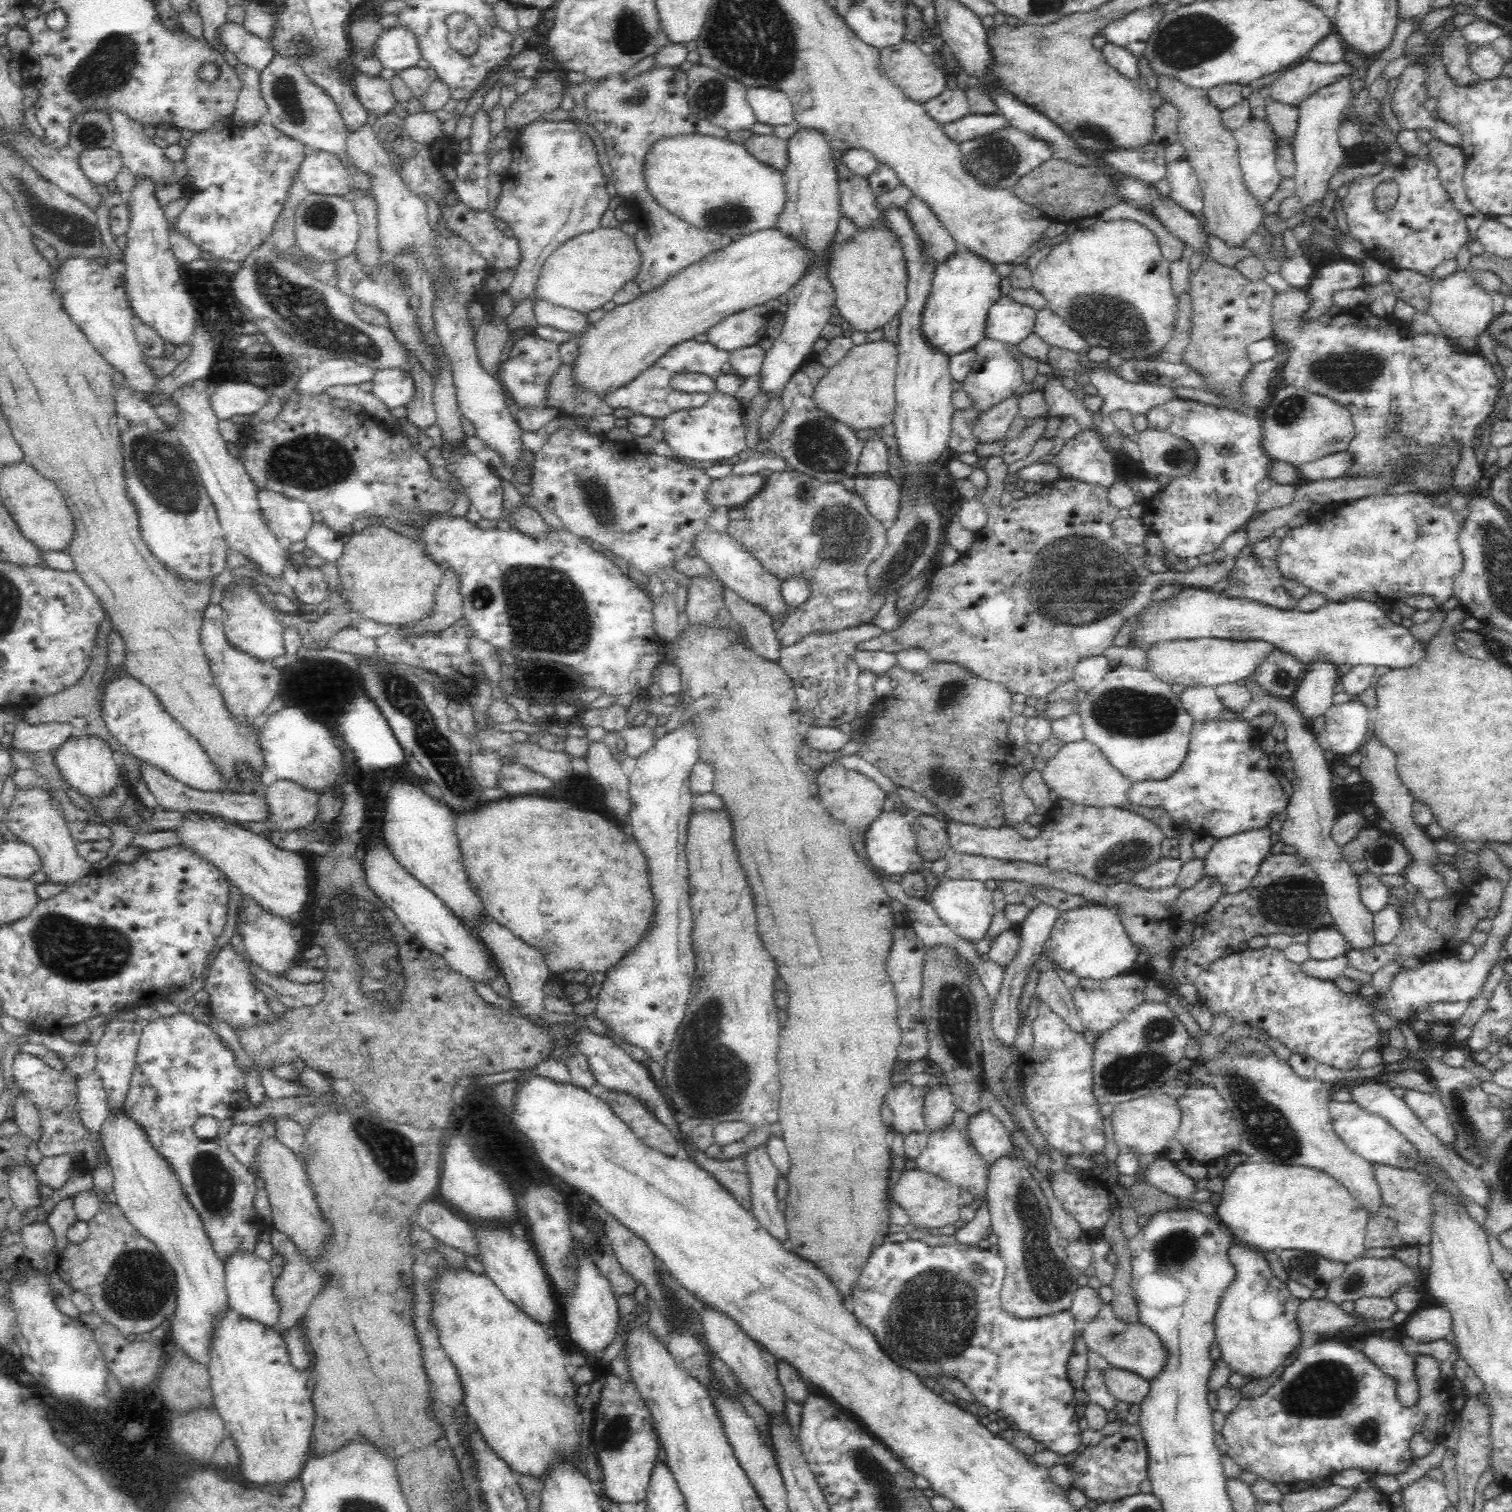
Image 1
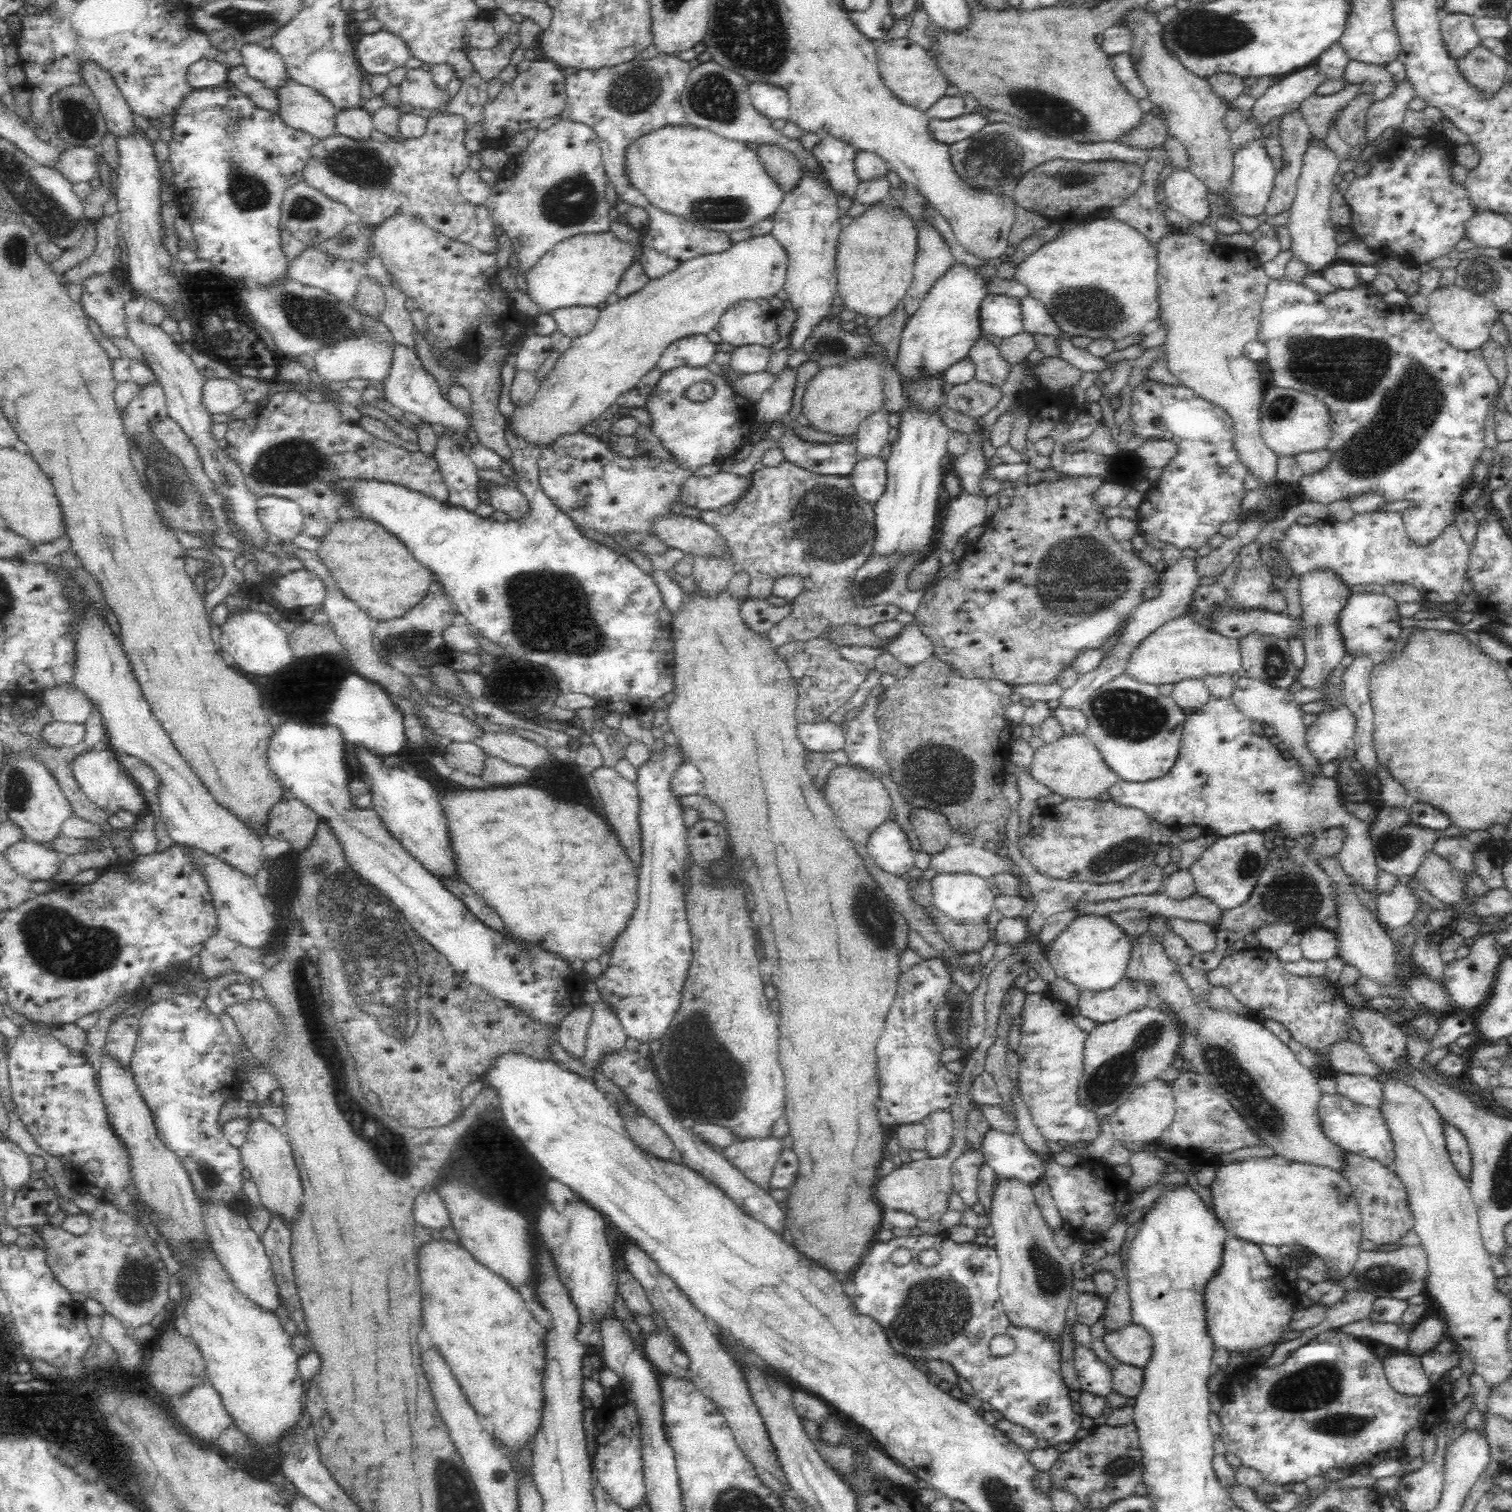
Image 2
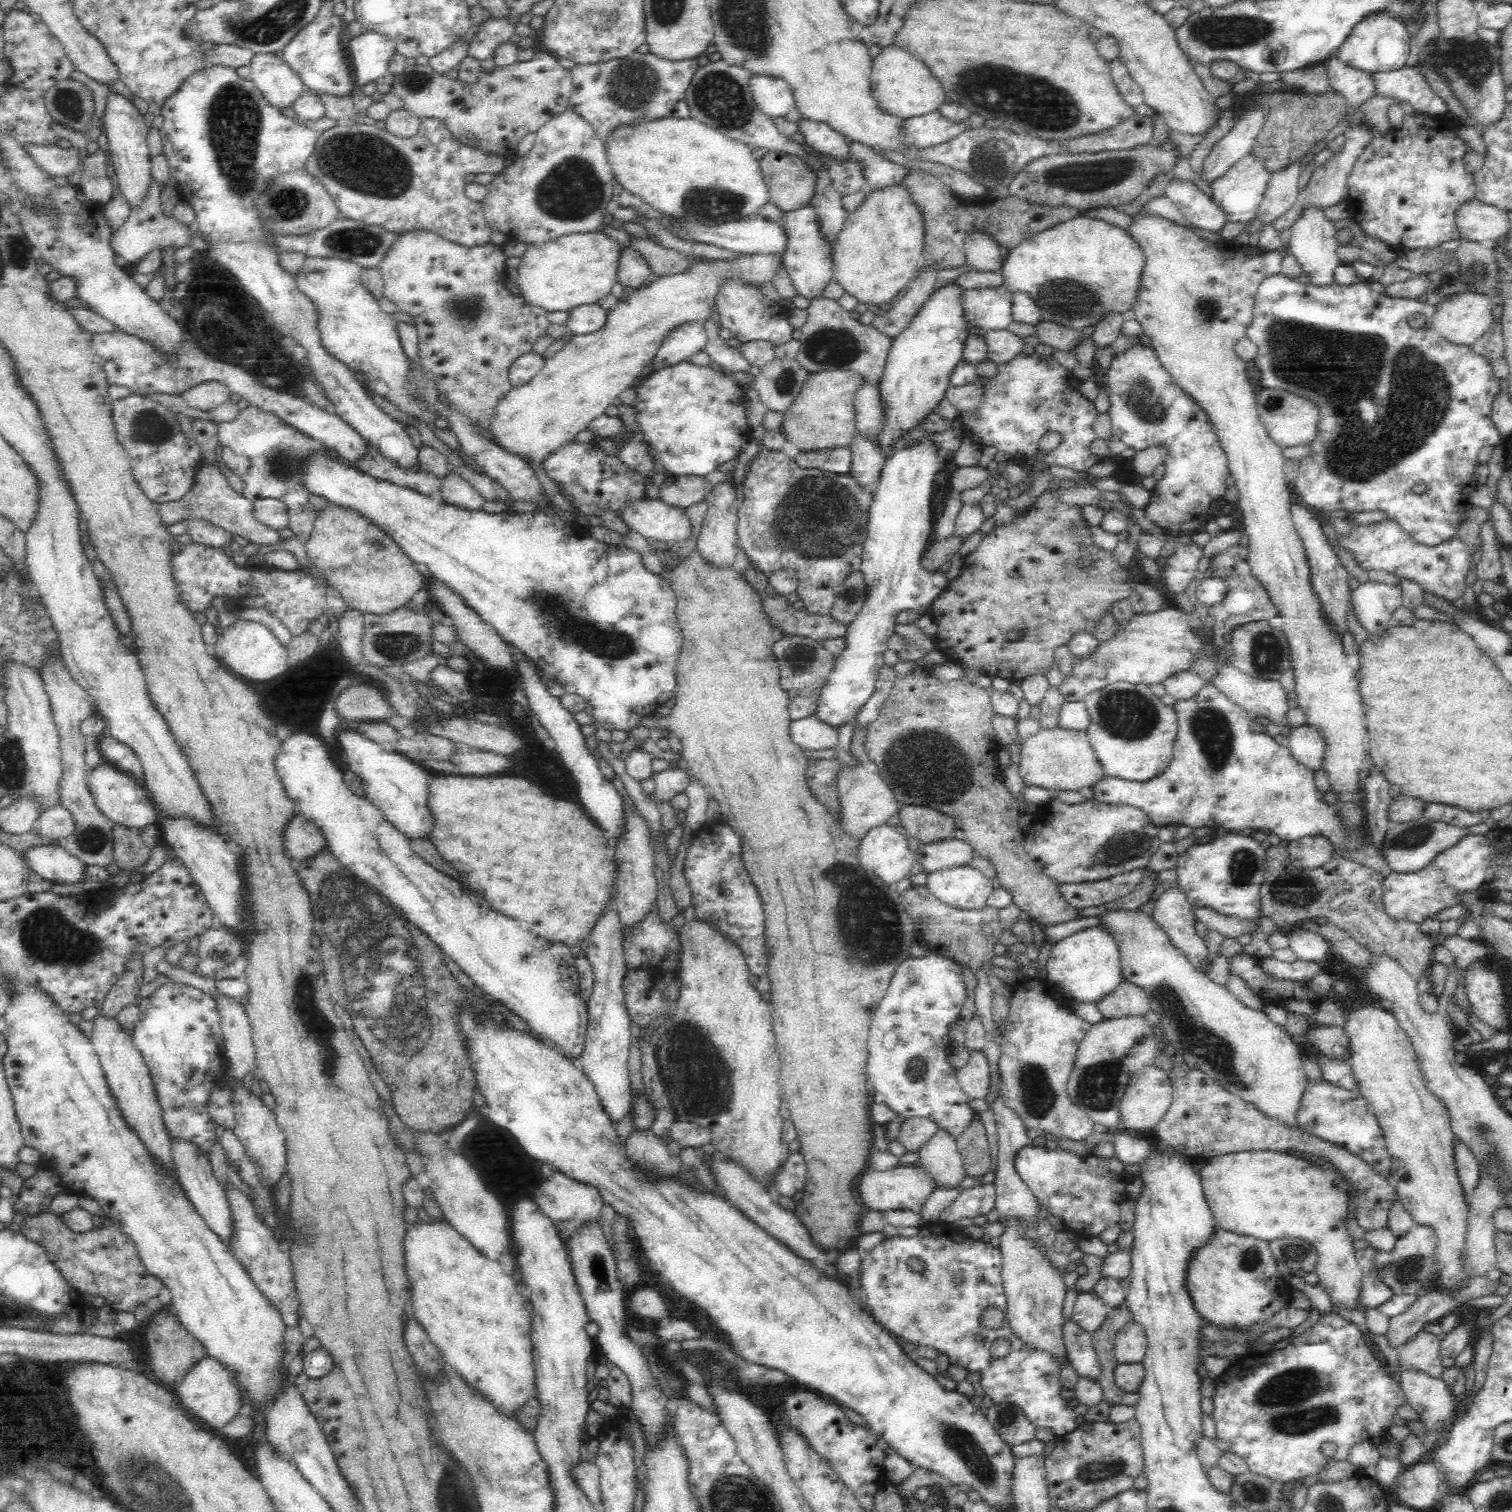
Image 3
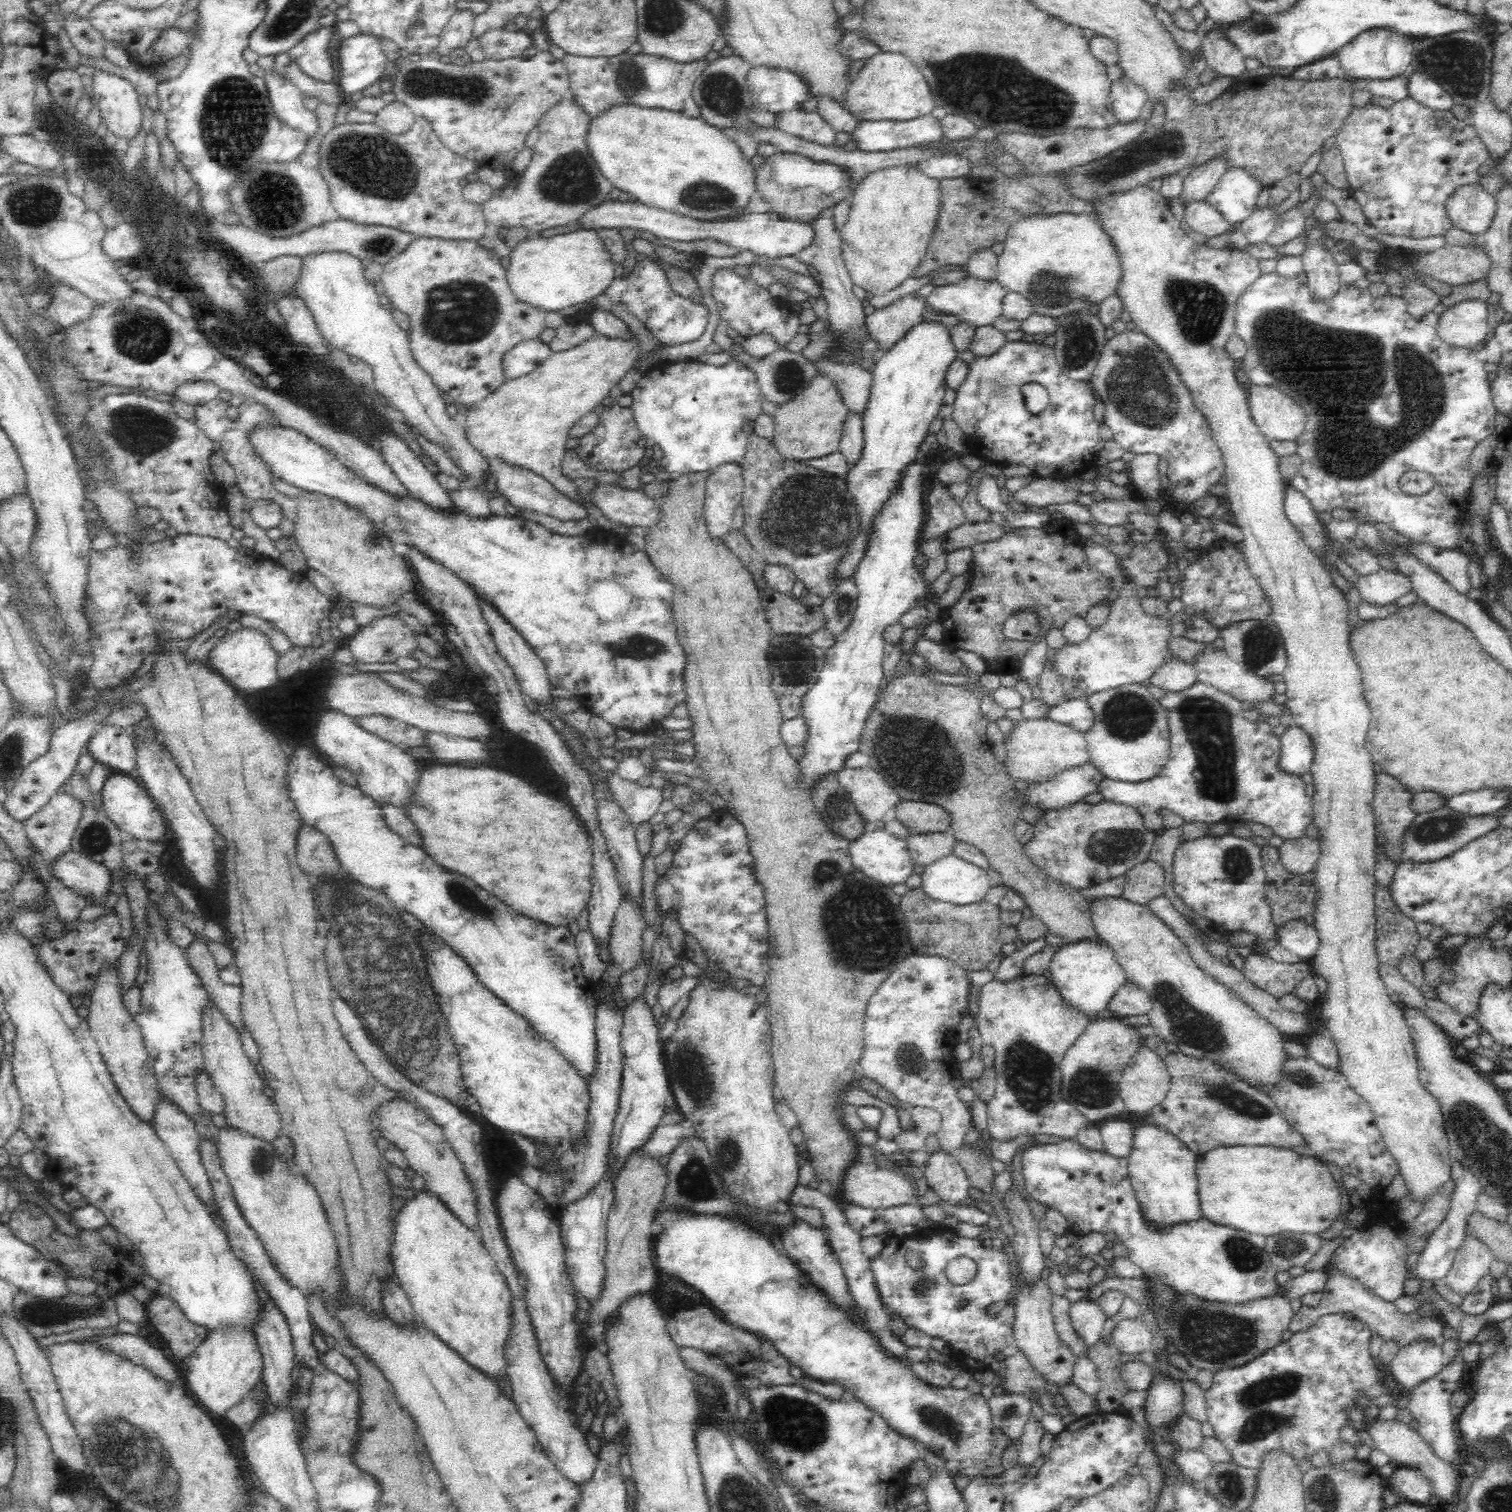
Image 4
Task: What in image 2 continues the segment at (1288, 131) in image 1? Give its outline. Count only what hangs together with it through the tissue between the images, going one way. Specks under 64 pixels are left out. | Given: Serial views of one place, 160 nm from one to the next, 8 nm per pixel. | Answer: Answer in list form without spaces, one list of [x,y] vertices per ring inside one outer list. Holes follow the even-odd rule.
[[[1293,112],[1282,117],[1279,140],[1283,150],[1282,166],[1275,172],[1273,187],[1263,210],[1269,217],[1289,212],[1296,198],[1296,182],[1311,140],[1311,132],[1301,113]]]

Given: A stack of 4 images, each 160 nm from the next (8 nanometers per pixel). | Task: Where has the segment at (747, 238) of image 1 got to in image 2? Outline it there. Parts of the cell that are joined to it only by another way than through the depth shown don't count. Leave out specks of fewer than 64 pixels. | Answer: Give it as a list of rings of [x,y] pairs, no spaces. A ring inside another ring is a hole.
[[[771,233],[766,235],[756,236],[754,240],[746,240],[746,242],[740,242],[741,244],[732,245],[729,250],[722,253],[715,254],[704,254],[686,262],[683,262],[676,268],[676,270],[667,272],[660,276],[660,278],[650,279],[640,290],[625,296],[624,298],[619,298],[617,302],[613,304],[606,305],[606,307],[599,312],[599,317],[592,328],[582,336],[571,339],[571,345],[568,350],[559,353],[558,360],[554,363],[554,366],[541,378],[536,392],[534,392],[533,397],[529,398],[525,403],[513,404],[513,409],[507,417],[507,430],[509,430],[514,436],[521,438],[528,445],[532,444],[534,447],[544,450],[546,447],[550,447],[552,442],[556,442],[558,438],[566,436],[566,434],[576,434],[584,433],[584,428],[588,424],[592,424],[594,420],[600,418],[600,414],[610,408],[614,402],[617,402],[618,397],[624,394],[627,390],[636,386],[636,383],[649,371],[656,366],[658,359],[664,352],[664,349],[675,340],[679,338],[690,336],[693,334],[707,334],[710,330],[714,329],[719,323],[719,318],[722,313],[736,301],[747,299],[747,298],[768,298],[769,296],[774,296],[777,291],[783,288],[786,278],[787,271],[787,259],[788,256],[784,251],[784,248],[780,246],[779,242],[773,237]]]

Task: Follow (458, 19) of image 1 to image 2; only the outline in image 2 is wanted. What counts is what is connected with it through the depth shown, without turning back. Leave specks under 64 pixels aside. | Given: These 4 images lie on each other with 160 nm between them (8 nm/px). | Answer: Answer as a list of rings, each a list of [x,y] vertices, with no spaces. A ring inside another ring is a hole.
[[[500,34],[494,48],[473,49],[468,51],[468,58],[474,70],[488,82],[498,76],[500,70],[509,62],[511,55],[520,47],[520,38],[516,34]]]

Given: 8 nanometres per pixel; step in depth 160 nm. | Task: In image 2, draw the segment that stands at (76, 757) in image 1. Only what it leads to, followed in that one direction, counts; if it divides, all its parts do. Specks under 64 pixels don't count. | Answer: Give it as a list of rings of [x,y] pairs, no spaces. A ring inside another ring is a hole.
[[[111,748],[102,750],[90,750],[90,752],[78,753],[78,758],[74,760],[72,773],[78,781],[82,792],[101,809],[109,814],[118,814],[120,810],[126,810],[138,818],[149,812],[149,806],[145,795],[141,792],[135,780],[120,766],[115,753]]]

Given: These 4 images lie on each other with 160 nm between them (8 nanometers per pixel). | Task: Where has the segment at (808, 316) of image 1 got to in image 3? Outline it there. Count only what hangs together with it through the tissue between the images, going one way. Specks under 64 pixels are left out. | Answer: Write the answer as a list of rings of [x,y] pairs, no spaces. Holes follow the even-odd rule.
[[[811,204],[794,212],[784,212],[783,216],[781,223],[784,224],[784,231],[788,235],[788,247],[786,253],[782,255],[782,266],[788,272],[797,294],[812,300],[834,279],[833,249],[830,249],[830,245],[821,235],[815,210]]]

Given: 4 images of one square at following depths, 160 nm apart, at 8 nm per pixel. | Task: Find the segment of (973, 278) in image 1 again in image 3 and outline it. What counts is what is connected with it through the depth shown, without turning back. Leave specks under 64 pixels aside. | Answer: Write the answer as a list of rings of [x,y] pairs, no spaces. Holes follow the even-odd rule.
[[[951,282],[942,286],[930,295],[924,306],[916,313],[910,324],[893,338],[885,365],[877,382],[881,402],[881,425],[875,436],[877,450],[888,461],[896,452],[896,442],[908,436],[918,424],[922,424],[928,414],[938,411],[938,404],[946,396],[949,380],[956,365],[963,359],[962,347],[968,334],[968,322],[965,322],[960,306],[962,288]]]

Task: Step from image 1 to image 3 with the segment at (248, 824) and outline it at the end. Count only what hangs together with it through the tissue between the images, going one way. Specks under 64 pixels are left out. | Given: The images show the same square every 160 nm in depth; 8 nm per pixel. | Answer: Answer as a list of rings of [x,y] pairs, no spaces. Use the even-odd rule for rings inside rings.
[[[297,813],[284,830],[284,845],[295,863],[314,858],[327,849],[321,830]]]

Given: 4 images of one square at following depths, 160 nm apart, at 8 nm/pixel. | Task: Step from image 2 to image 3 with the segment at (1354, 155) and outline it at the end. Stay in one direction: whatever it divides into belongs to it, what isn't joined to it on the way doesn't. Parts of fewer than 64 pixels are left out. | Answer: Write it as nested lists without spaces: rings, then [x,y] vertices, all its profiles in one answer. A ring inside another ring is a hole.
[[[1364,121],[1360,122],[1358,126],[1350,128],[1350,130],[1347,130],[1343,134],[1345,136],[1345,144],[1342,147],[1342,150],[1338,153],[1334,153],[1322,166],[1315,168],[1306,188],[1299,192],[1294,206],[1292,206],[1290,210],[1287,210],[1286,214],[1283,214],[1272,223],[1272,226],[1276,229],[1278,234],[1282,234],[1284,230],[1290,230],[1292,224],[1294,224],[1306,210],[1310,210],[1310,208],[1323,210],[1348,199],[1347,178],[1352,170],[1356,157],[1361,153],[1364,145],[1369,141],[1370,129],[1372,129],[1372,126]]]

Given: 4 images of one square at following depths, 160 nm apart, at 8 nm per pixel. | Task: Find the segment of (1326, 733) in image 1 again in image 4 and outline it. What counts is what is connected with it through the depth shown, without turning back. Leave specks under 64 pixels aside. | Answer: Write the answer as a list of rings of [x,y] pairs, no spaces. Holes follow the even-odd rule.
[[[1292,724],[1279,738],[1281,749],[1278,766],[1285,773],[1301,776],[1310,770],[1313,744],[1309,734]]]

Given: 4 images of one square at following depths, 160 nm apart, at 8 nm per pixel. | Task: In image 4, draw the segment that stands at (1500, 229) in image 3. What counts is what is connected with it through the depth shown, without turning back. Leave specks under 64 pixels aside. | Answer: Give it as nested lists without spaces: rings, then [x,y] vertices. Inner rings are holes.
[[[1478,180],[1457,186],[1444,203],[1451,224],[1482,236],[1496,212],[1496,197]]]

